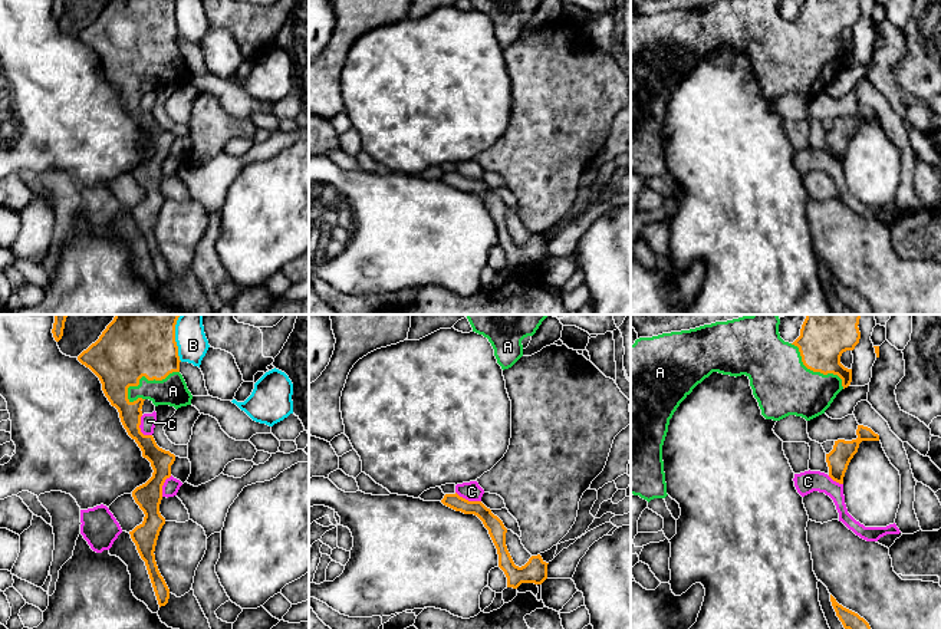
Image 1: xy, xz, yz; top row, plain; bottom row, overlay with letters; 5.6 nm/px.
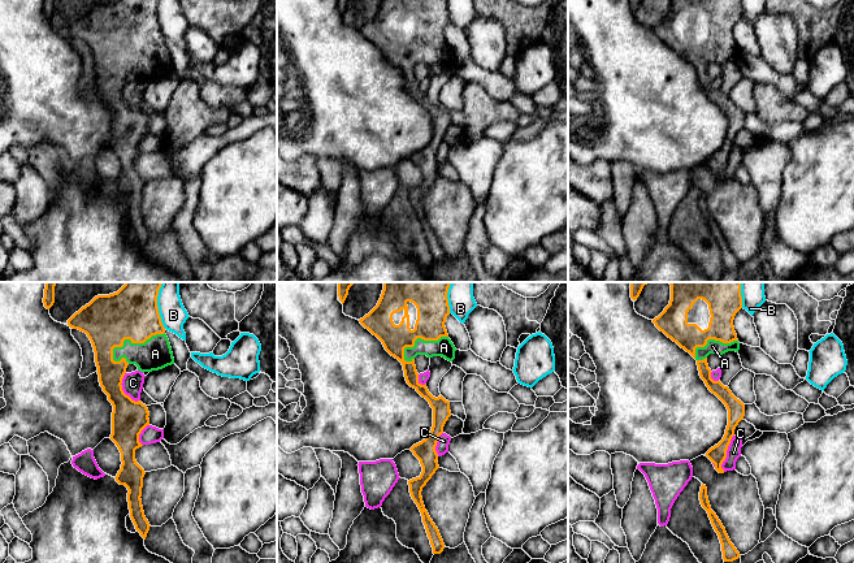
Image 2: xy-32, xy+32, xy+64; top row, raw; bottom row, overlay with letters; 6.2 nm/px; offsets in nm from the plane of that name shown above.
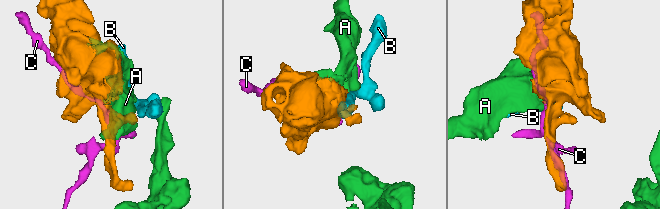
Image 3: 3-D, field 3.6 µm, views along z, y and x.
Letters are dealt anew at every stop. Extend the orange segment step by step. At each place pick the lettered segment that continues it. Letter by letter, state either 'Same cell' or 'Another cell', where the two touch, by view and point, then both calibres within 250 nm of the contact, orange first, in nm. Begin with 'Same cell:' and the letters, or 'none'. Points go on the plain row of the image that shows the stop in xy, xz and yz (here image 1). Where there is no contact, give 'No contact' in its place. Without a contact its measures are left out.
Same cell: A
A: Same cell. Touches orange at xy (145, 55). Thickness 340 nm (orange) against 170 nm
B: Another cell. Touches orange at xy (175, 20). Thickness 320 nm (orange) against 170 nm
C: Another cell. Touches orange at xy (140, 106). Thickness 130 nm (orange) against 90 nm

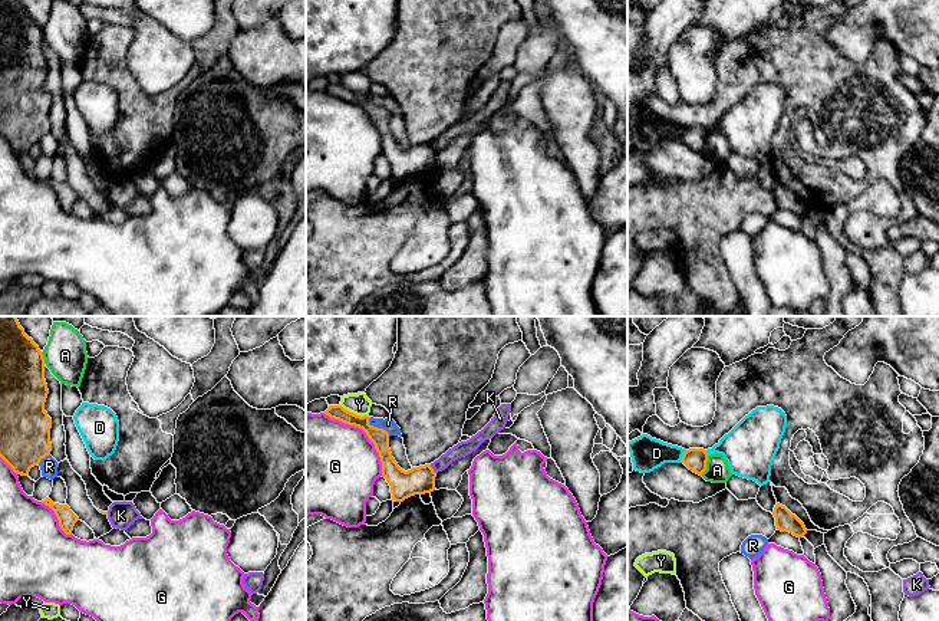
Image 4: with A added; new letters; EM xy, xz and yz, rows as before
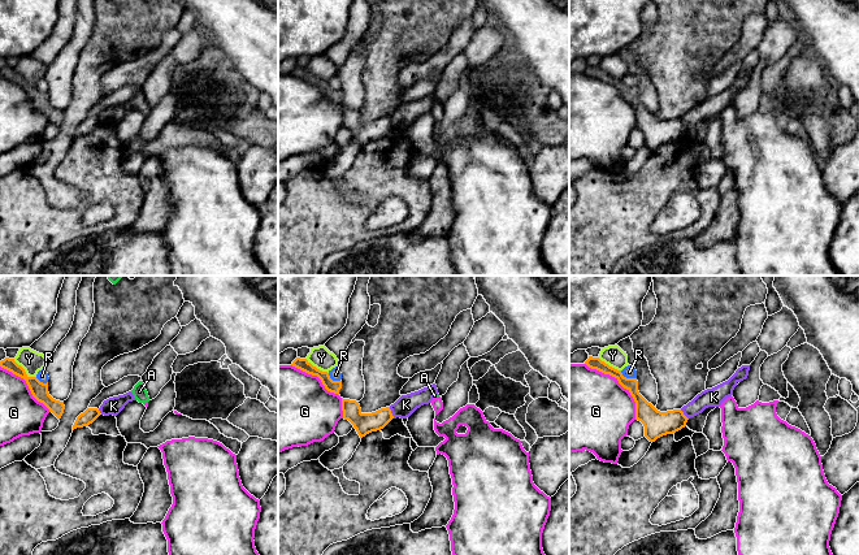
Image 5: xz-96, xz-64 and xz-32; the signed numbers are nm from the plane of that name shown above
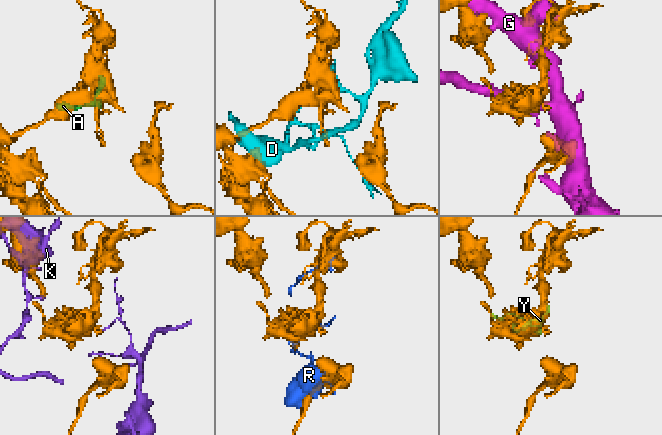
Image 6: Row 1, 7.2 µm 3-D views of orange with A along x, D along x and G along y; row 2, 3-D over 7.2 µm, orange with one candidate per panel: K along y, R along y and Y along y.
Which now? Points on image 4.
Same cell: none
A: Another cell. Touches orange at yz (705, 144). Thickness 130 nm (orange) against 130 nm
D: Another cell. Touches orange at yz (682, 134). Thickness 130 nm (orange) against 180 nm
G: Another cell. Touches orange at xz (365, 109). Thickness 100 nm (orange) against 480 nm
K: Another cell. Touches orange at xz (432, 147). Thickness 160 nm (orange) against 90 nm
R: Another cell. Touches orange at xz (376, 105). Thickness 100 nm (orange) against 70 nm
Y: Another cell. Touches orange at xz (355, 92). Thickness 100 nm (orange) against 120 nm

